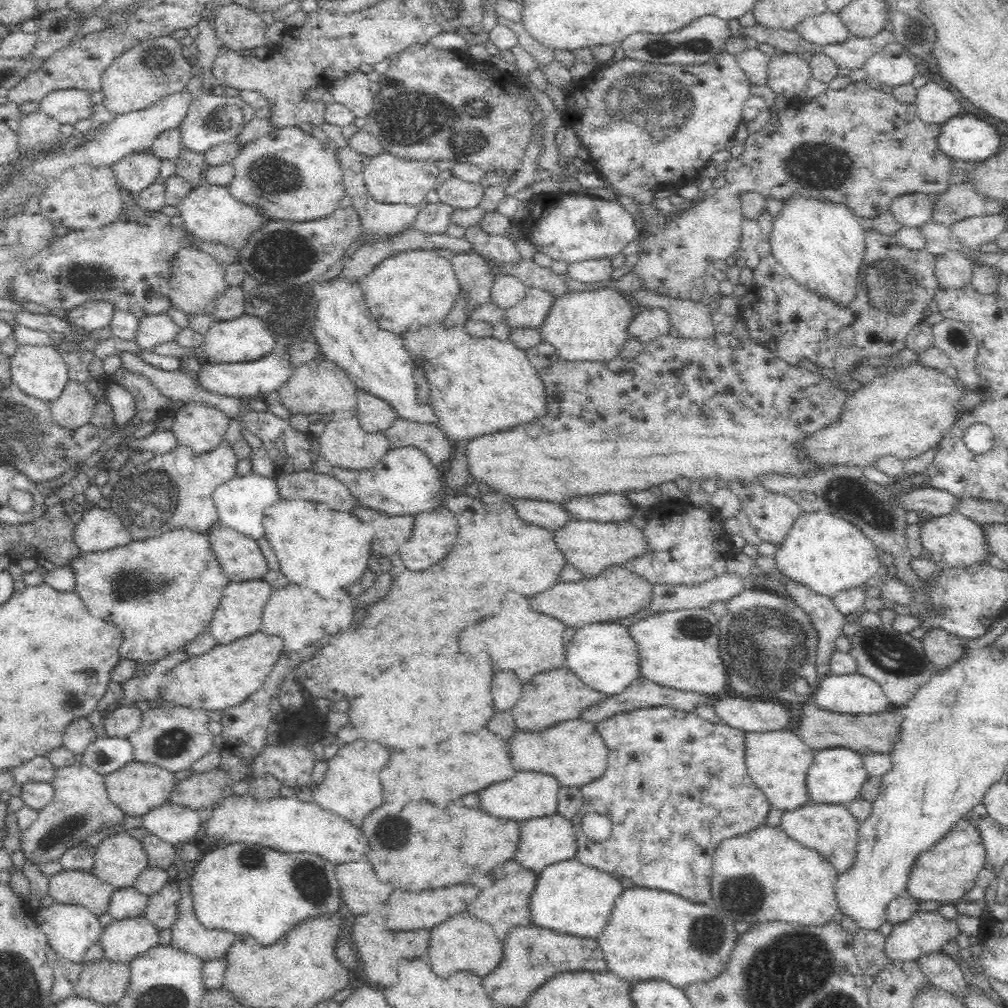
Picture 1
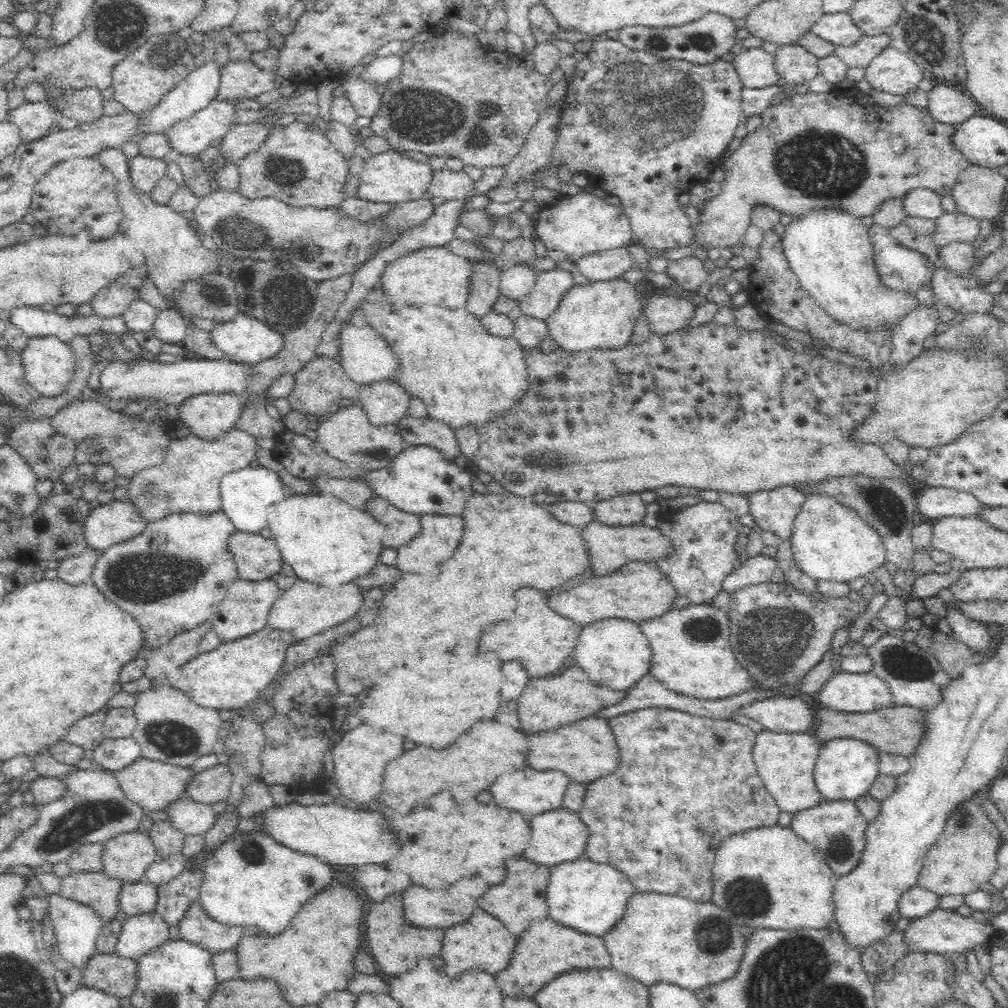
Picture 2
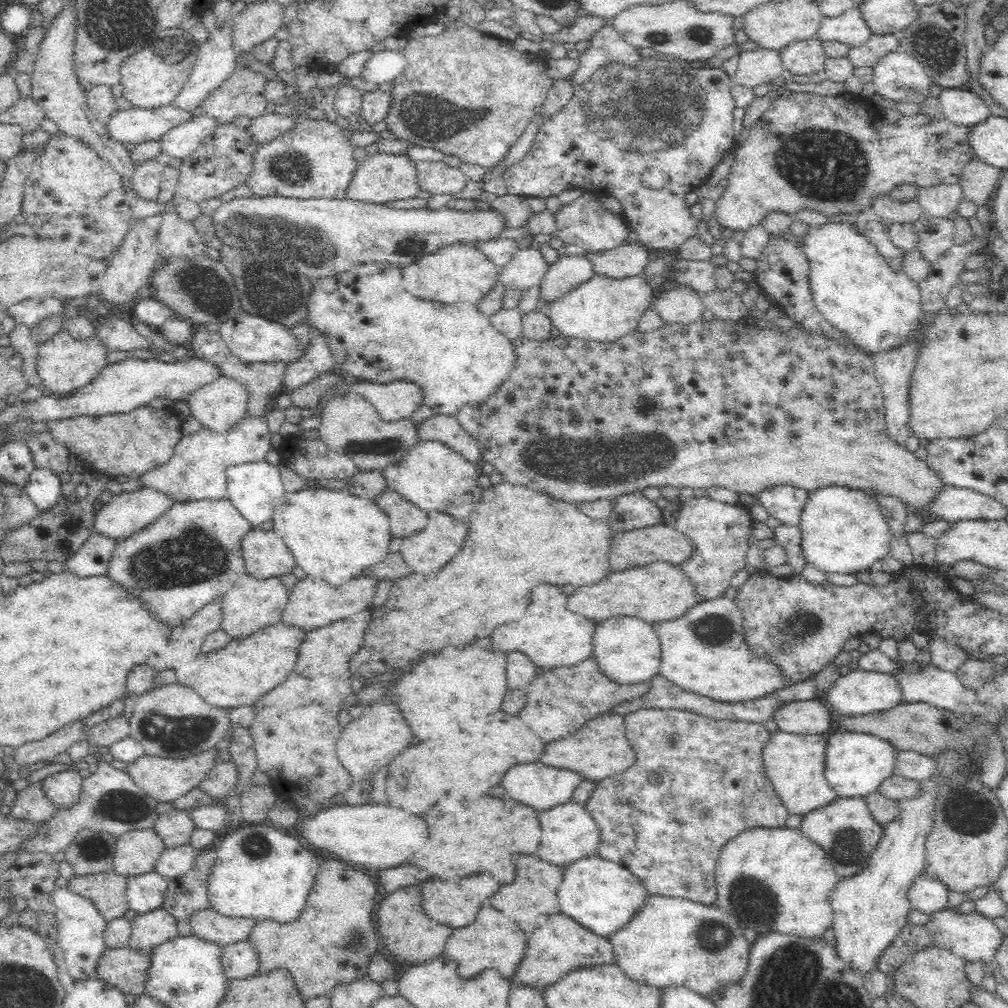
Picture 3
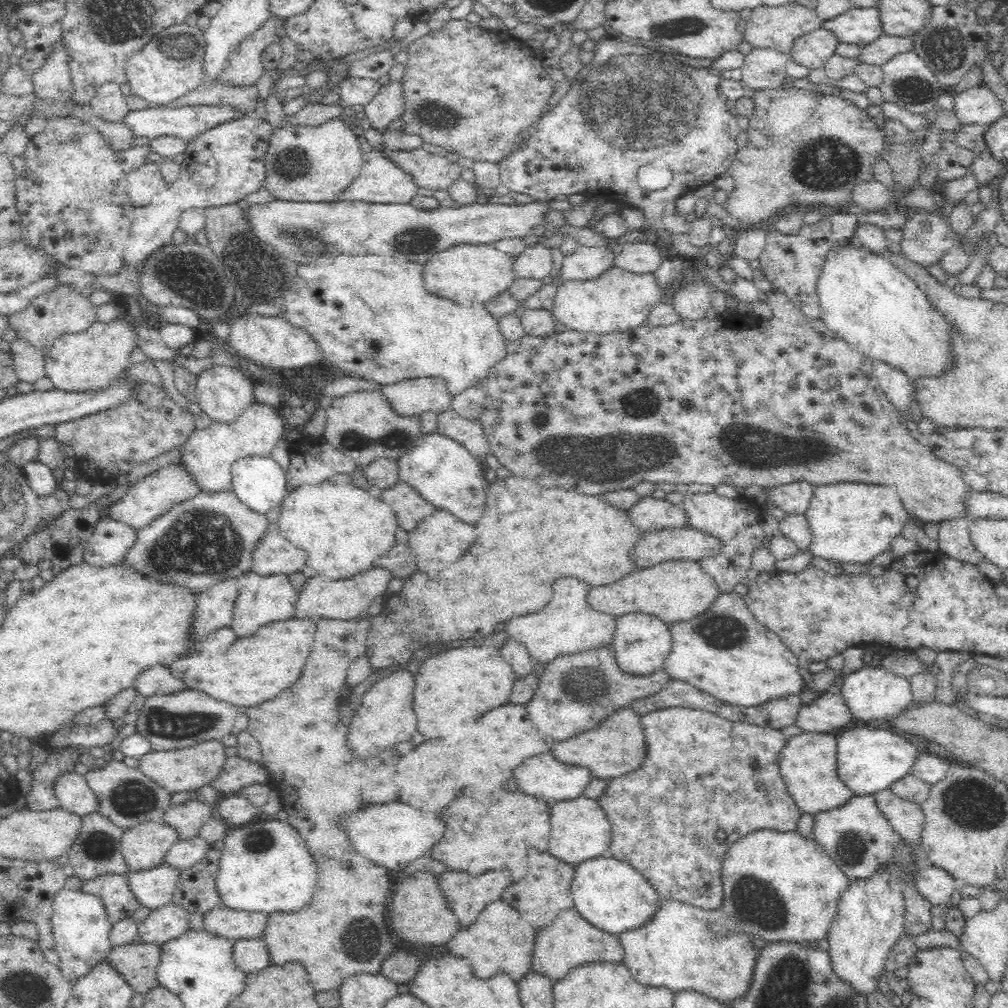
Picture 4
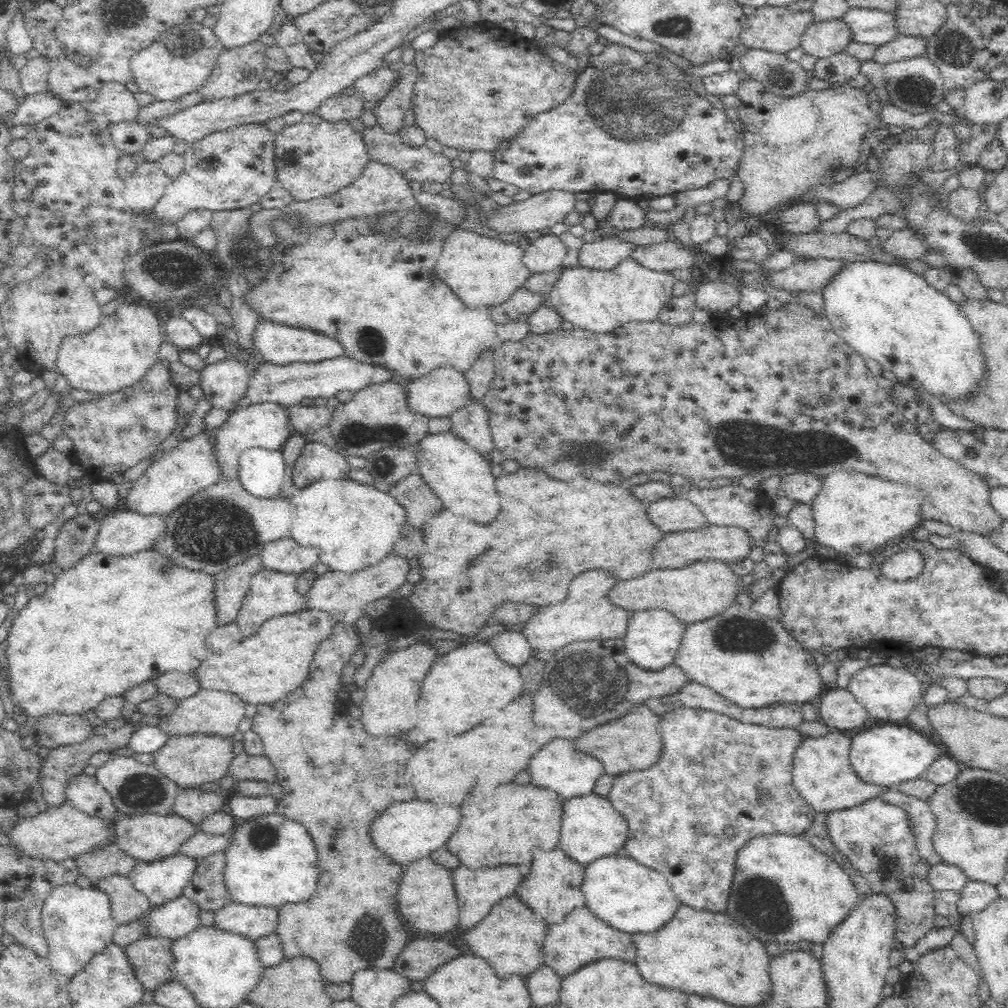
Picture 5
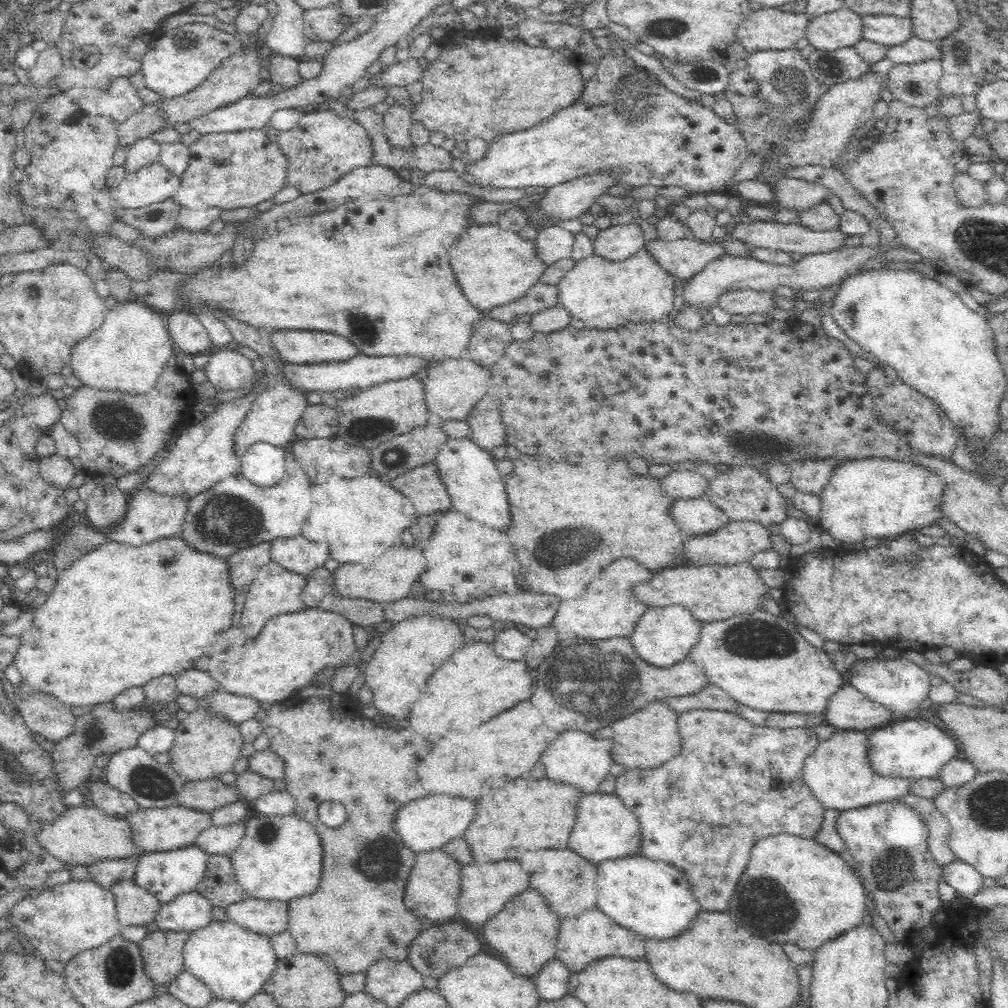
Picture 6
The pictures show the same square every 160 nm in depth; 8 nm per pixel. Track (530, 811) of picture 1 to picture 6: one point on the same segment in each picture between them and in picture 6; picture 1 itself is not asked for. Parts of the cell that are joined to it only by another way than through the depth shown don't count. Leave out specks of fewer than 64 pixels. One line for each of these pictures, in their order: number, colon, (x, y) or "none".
2: (530, 791)
3: (542, 786)
4: (542, 775)
5: (561, 767)
6: (576, 757)

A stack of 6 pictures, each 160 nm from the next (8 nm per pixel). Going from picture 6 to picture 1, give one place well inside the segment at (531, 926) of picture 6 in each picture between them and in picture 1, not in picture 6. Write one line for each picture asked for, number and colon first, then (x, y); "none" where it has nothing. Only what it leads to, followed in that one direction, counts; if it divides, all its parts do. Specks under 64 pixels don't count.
1: (463, 943)
2: (480, 944)
3: (492, 941)
4: (500, 941)
5: (511, 937)

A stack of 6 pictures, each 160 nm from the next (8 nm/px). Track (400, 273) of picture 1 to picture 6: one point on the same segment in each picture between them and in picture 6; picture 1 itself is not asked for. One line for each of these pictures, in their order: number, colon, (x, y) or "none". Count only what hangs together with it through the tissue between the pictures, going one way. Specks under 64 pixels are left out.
2: (434, 275)
3: (460, 272)
4: (472, 274)
5: (483, 271)
6: (493, 265)

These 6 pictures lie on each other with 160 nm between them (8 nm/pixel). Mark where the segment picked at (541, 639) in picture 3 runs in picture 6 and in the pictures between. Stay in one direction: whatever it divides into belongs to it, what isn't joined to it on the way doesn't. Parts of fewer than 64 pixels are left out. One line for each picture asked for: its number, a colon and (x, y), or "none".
4: (567, 624)
5: (587, 613)
6: (609, 608)

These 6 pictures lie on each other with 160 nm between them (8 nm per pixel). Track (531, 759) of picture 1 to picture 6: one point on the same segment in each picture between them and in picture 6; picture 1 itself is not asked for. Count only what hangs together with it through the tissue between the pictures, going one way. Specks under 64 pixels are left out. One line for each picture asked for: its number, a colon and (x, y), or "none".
2: (586, 750)
3: (601, 749)
4: (618, 745)
5: (634, 742)
6: (647, 738)

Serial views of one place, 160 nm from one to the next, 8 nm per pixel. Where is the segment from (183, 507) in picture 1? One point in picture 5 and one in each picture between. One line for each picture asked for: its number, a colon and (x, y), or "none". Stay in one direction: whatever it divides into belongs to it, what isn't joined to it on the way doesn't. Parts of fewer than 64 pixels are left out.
2: (188, 480)
3: (196, 471)
4: (209, 453)
5: (266, 424)

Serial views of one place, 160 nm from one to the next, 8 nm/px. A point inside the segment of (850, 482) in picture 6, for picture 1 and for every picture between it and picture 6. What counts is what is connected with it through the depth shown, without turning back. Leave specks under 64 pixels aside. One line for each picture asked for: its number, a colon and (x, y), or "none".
1: (826, 552)
2: (830, 540)
3: (845, 530)
4: (852, 522)
5: (854, 513)

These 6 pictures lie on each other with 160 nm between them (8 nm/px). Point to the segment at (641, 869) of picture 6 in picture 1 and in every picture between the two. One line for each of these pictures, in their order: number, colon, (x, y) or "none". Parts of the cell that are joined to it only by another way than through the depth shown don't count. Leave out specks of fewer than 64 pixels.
1: (572, 897)
2: (588, 896)
3: (603, 896)
4: (609, 893)
5: (631, 897)

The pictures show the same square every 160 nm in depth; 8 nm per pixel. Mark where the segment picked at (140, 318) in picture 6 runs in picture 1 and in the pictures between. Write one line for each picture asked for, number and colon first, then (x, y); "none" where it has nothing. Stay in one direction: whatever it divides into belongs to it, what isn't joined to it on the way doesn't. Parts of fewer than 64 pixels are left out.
1: (40, 371)
2: (49, 362)
3: (65, 363)
4: (91, 360)
5: (117, 354)

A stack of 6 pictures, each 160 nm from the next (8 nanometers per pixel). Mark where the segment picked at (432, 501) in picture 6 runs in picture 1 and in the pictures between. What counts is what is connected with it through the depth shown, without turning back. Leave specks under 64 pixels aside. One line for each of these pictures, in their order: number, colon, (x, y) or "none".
1: (391, 532)
2: (401, 527)
3: (406, 517)
4: (410, 508)
5: (421, 502)

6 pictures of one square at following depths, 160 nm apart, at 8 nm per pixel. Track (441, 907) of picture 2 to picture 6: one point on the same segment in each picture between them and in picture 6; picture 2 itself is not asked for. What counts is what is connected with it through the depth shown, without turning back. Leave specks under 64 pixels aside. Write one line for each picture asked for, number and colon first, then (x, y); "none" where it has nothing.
3: (455, 904)
4: (467, 896)
5: (477, 891)
6: (485, 888)

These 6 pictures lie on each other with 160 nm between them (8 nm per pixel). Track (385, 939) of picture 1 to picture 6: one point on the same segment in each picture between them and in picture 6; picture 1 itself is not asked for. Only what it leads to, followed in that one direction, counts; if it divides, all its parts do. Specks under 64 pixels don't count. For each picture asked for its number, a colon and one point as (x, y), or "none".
2: (397, 945)
3: (412, 936)
4: (419, 913)
5: (427, 901)
6: (433, 889)

